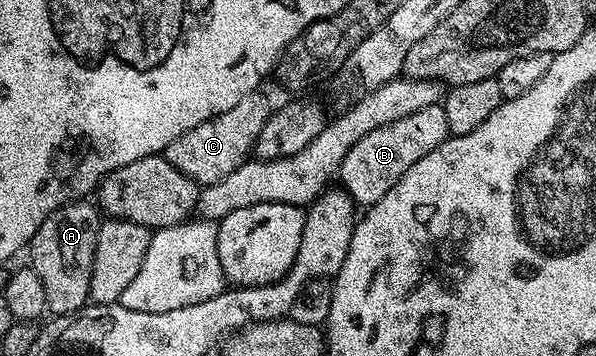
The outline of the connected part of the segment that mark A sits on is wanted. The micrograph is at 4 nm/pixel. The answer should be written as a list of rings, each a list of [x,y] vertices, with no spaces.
[[[73,200],[59,206],[34,232],[30,243],[30,269],[42,280],[46,291],[47,313],[52,316],[76,316],[89,305],[90,272],[94,264],[96,233],[100,231],[102,214],[88,200]]]

